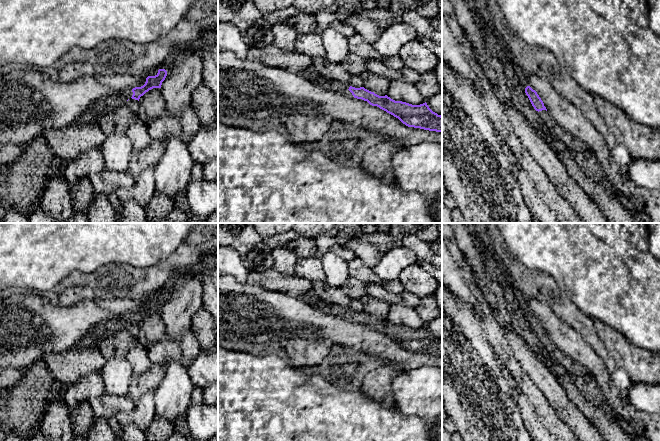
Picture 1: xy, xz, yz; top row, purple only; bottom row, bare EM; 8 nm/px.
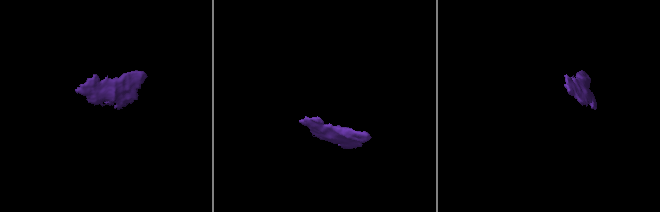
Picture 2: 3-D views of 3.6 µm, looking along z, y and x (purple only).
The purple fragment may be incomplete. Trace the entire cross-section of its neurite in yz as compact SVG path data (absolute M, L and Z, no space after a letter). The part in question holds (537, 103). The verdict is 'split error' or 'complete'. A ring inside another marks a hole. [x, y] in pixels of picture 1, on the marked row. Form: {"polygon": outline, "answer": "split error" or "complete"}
{"polygon": "M527 86L525 93L534 109L539 113L543 123L548 127L552 136L565 144L581 170L591 176L597 184L610 191L612 185L604 174L603 167L594 153L580 139L558 125L550 116L543 101L535 90Z", "answer": "split error"}

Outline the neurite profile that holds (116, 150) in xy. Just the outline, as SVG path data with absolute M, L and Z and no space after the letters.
M113 133L106 135L101 151L105 162L104 169L123 172L129 166L133 147L126 133Z

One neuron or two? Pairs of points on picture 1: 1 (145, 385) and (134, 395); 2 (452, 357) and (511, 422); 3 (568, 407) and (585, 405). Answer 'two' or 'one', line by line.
1: one
2: one
3: two

